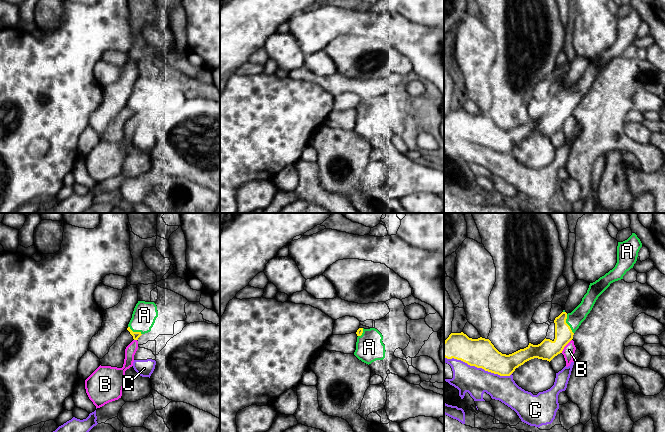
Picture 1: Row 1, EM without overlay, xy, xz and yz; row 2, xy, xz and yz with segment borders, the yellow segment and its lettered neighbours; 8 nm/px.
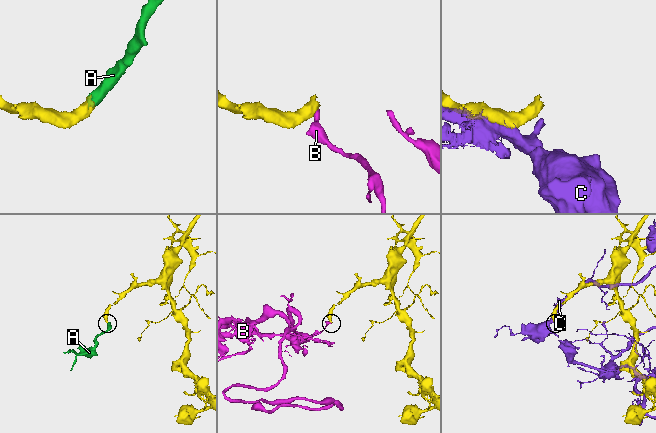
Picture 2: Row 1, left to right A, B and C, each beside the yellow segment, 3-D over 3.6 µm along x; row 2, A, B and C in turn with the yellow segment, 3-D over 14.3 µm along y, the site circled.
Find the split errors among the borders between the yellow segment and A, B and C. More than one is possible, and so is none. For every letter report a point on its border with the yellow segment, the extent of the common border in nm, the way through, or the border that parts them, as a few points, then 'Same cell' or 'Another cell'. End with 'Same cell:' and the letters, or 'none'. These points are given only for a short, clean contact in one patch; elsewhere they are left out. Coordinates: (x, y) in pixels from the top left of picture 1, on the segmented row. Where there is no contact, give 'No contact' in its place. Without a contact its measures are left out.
A: Touches yellow at yz (567, 324). Shared border 170 nm. Path across: yz (547, 348), (563, 336), (567, 324), (574, 319). Same cell
B: Touches yellow at yz (565, 345). Shared border 140 nm. Boundary: yz (571, 339), (561, 352). Another cell
C: Touches yellow at yz (478, 367). Shared border 550 nm. Another cell
Same cell: A

